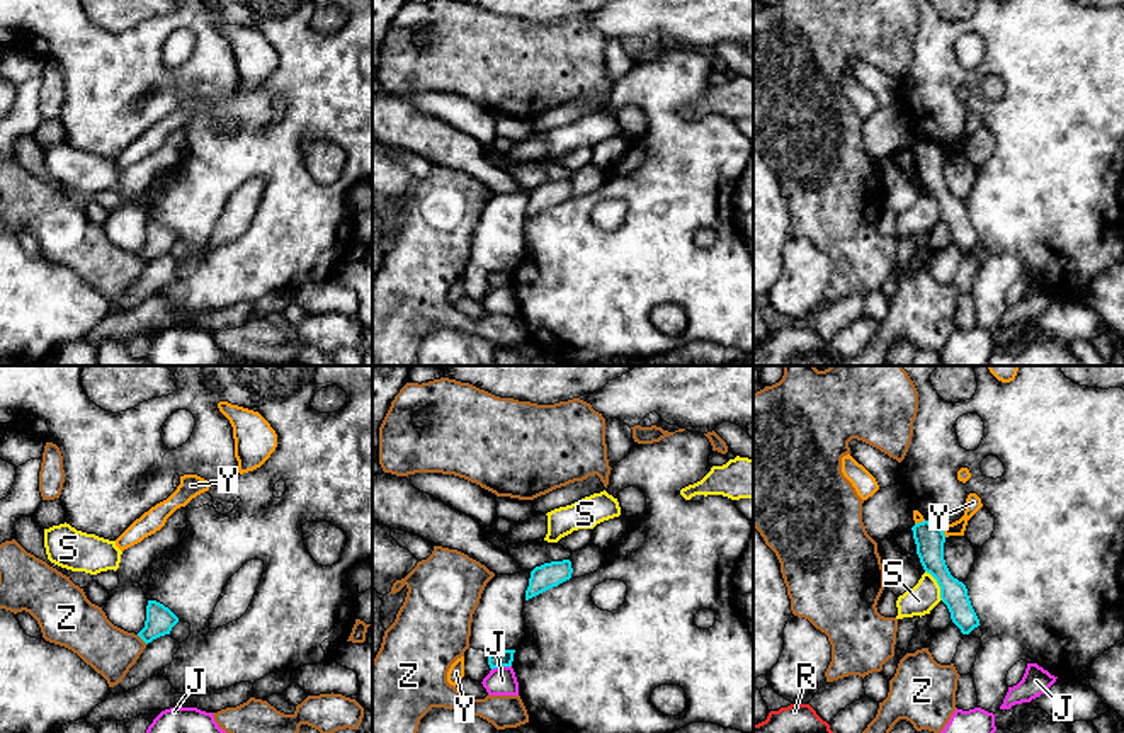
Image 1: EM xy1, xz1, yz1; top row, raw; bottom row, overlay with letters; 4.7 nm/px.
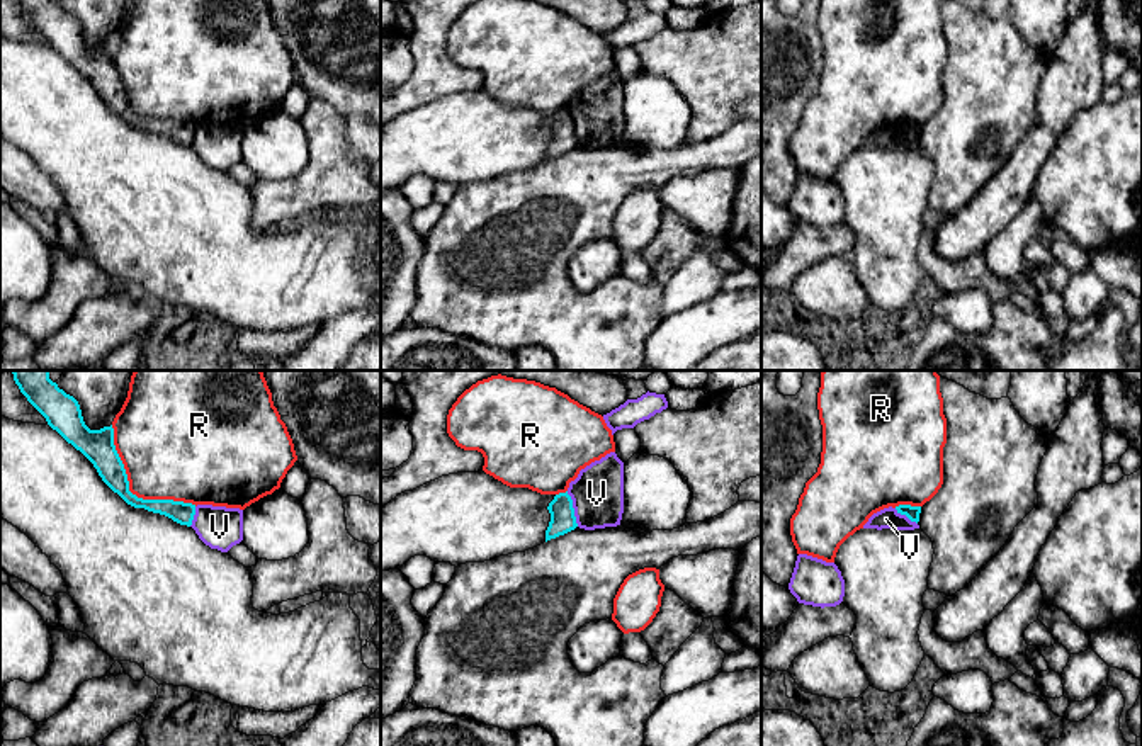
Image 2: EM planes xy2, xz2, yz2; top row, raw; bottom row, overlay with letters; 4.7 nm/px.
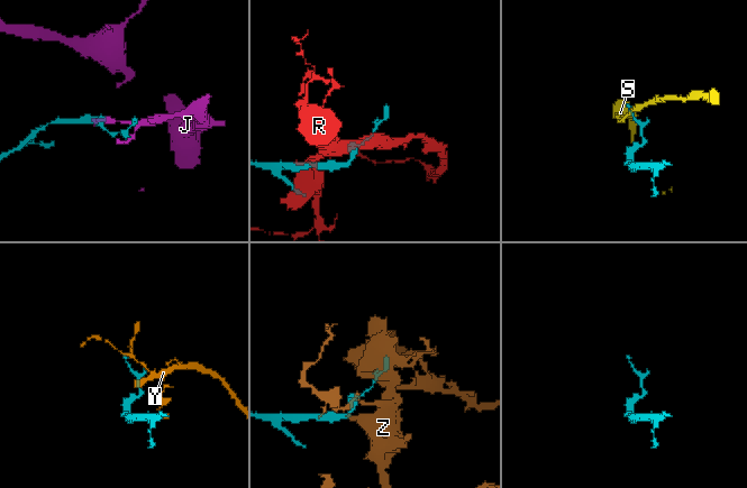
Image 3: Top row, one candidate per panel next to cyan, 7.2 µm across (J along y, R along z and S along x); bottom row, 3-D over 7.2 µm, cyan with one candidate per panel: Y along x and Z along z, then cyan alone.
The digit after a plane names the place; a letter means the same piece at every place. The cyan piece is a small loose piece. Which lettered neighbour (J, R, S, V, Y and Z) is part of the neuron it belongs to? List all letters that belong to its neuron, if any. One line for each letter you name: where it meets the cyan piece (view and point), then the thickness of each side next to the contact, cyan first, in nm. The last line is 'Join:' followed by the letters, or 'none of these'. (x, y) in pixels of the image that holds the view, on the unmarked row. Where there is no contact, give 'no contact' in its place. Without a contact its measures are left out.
Z: xy1 (141, 257) | 140/240 nm
Join: Z

